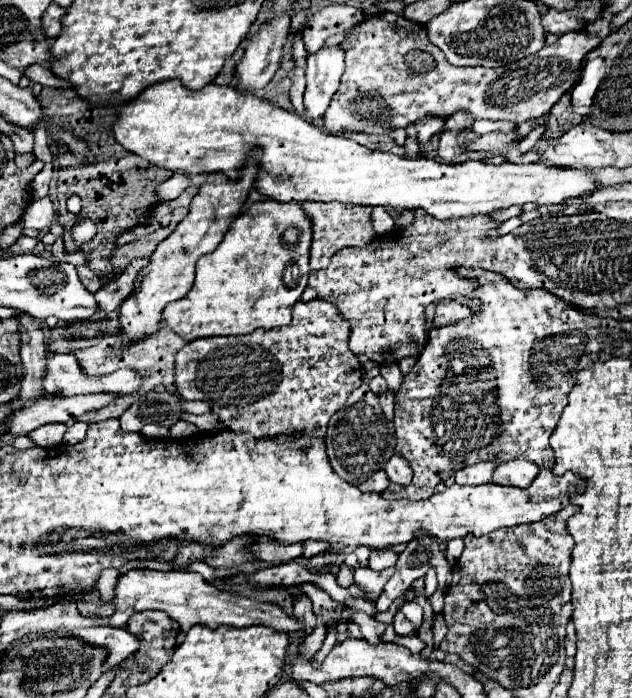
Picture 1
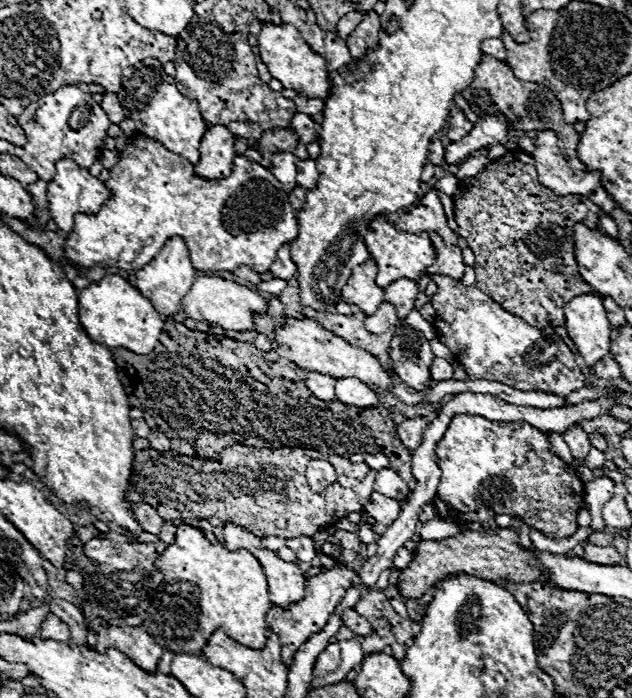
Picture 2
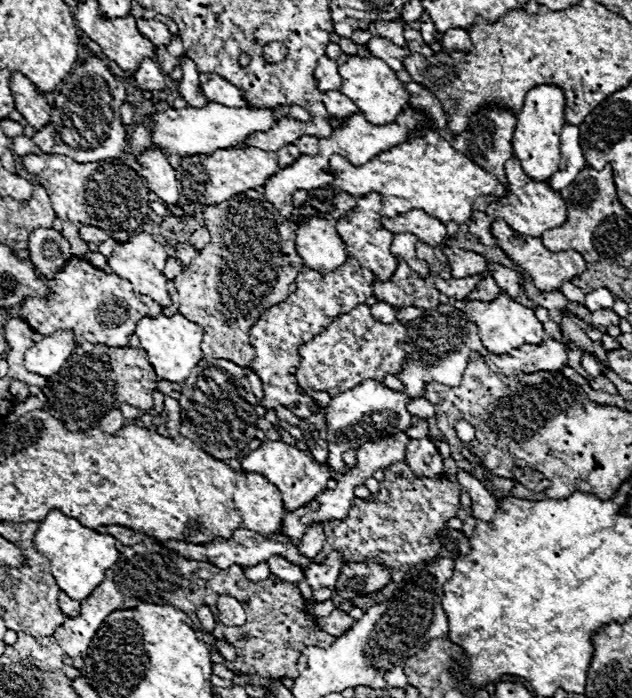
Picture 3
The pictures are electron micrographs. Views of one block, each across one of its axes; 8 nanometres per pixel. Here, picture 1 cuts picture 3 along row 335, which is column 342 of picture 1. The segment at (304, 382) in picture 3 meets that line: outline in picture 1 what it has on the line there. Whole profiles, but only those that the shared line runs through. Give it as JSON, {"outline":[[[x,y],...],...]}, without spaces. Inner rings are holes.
{"outline":[[[310,300],[310,302],[296,302],[294,306],[294,314],[292,314],[292,322],[288,326],[282,328],[274,328],[274,330],[254,330],[252,334],[244,334],[244,336],[216,336],[216,338],[198,338],[198,340],[190,340],[186,342],[186,346],[176,354],[176,388],[180,392],[180,396],[184,396],[184,400],[204,400],[210,404],[212,412],[218,414],[218,418],[224,422],[226,428],[232,428],[236,432],[250,432],[252,436],[276,436],[278,440],[286,440],[288,436],[294,434],[308,434],[308,436],[324,436],[326,428],[328,428],[328,420],[334,412],[338,412],[344,404],[346,398],[360,386],[360,362],[358,356],[354,356],[348,348],[348,322],[336,312],[336,308],[324,300]]]}

